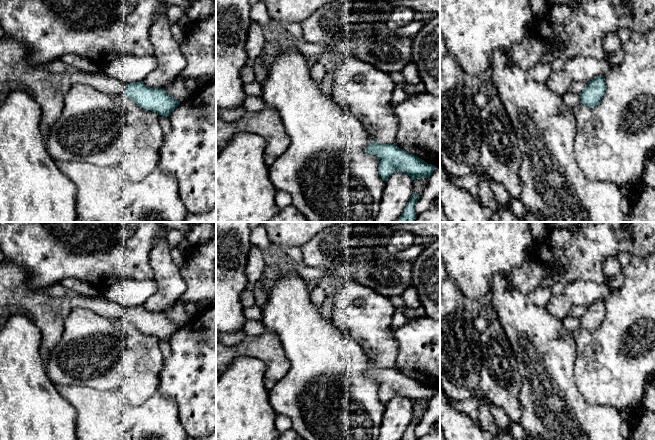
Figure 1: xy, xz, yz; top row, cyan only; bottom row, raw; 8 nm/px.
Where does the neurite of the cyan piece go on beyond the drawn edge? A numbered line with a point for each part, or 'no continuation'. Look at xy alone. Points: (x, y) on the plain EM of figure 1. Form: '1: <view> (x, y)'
1: xy (47, 308)

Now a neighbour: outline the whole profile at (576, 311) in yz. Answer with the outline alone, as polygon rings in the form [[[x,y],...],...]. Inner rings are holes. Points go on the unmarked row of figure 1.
[[[581,305],[581,306],[573,306],[570,310],[569,316],[580,318],[585,311],[587,310],[587,306]]]

